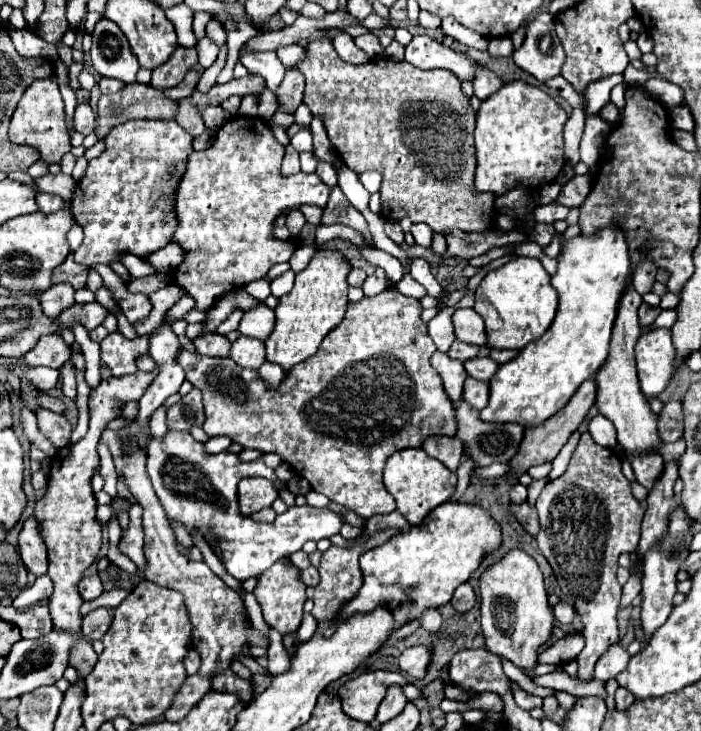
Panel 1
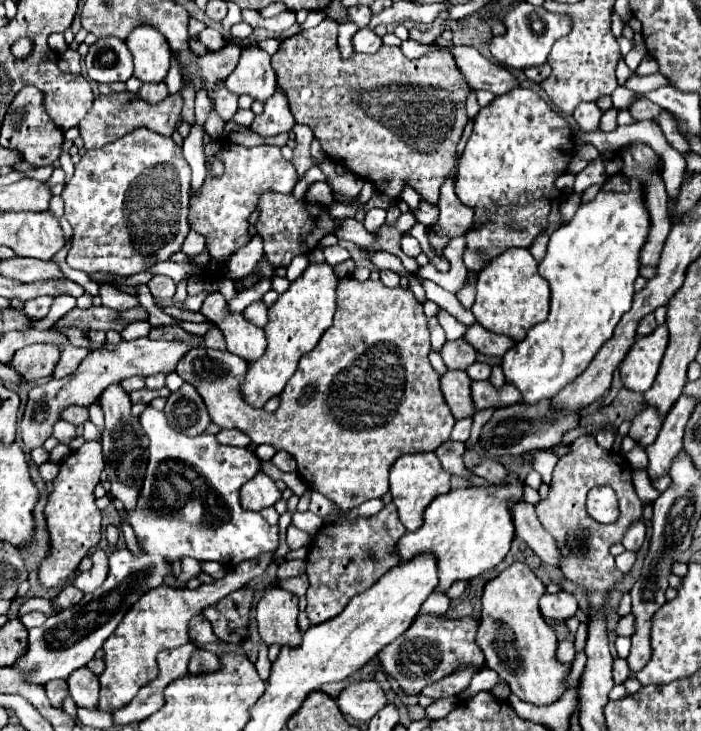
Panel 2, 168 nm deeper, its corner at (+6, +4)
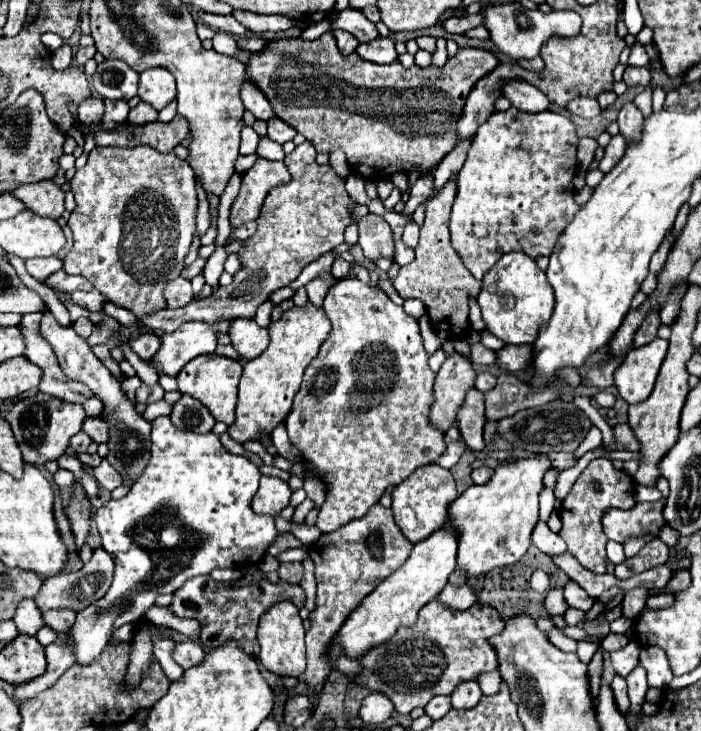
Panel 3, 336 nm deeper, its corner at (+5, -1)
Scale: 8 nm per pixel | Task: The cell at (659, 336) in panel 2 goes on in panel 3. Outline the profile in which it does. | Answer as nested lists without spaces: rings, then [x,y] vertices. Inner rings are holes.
[[[655,338],[641,348],[633,348],[631,356],[627,356],[627,360],[615,370],[617,392],[627,404],[637,404],[649,398],[667,354],[667,344],[667,340]]]

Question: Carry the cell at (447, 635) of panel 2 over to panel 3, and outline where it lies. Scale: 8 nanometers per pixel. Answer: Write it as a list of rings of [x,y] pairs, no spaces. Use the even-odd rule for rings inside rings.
[[[437,598],[419,610],[415,628],[399,628],[391,644],[367,652],[361,664],[361,672],[353,676],[353,682],[377,690],[395,704],[395,712],[409,714],[413,708],[423,708],[437,694],[451,694],[457,684],[465,680],[477,680],[481,672],[497,670],[497,652],[489,638],[503,632],[505,620],[489,604],[473,604],[467,610],[451,610]]]

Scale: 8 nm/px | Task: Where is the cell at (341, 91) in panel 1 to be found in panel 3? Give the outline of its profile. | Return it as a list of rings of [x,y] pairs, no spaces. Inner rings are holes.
[[[331,32],[317,40],[271,38],[267,44],[269,46],[265,46],[265,50],[259,50],[249,58],[247,76],[249,80],[255,80],[259,90],[267,96],[267,100],[271,100],[275,116],[313,142],[317,152],[333,152],[341,148],[353,170],[367,180],[391,178],[397,172],[411,172],[415,166],[419,166],[421,174],[433,170],[435,164],[455,148],[457,120],[473,84],[499,64],[493,52],[479,48],[459,48],[457,56],[447,60],[443,68],[411,66],[405,70],[399,62],[383,66],[369,64],[367,60],[355,56],[355,52],[343,56]],[[275,44],[285,44],[285,50],[277,50]],[[311,98],[321,98],[321,102],[311,106]]]

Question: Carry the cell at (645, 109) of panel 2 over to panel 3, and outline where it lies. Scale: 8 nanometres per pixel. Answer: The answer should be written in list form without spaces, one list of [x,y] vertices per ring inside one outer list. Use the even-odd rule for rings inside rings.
[[[627,102],[619,112],[617,124],[619,124],[619,130],[621,130],[621,134],[625,136],[627,142],[629,140],[639,140],[641,126],[643,126],[643,114],[633,102]]]

